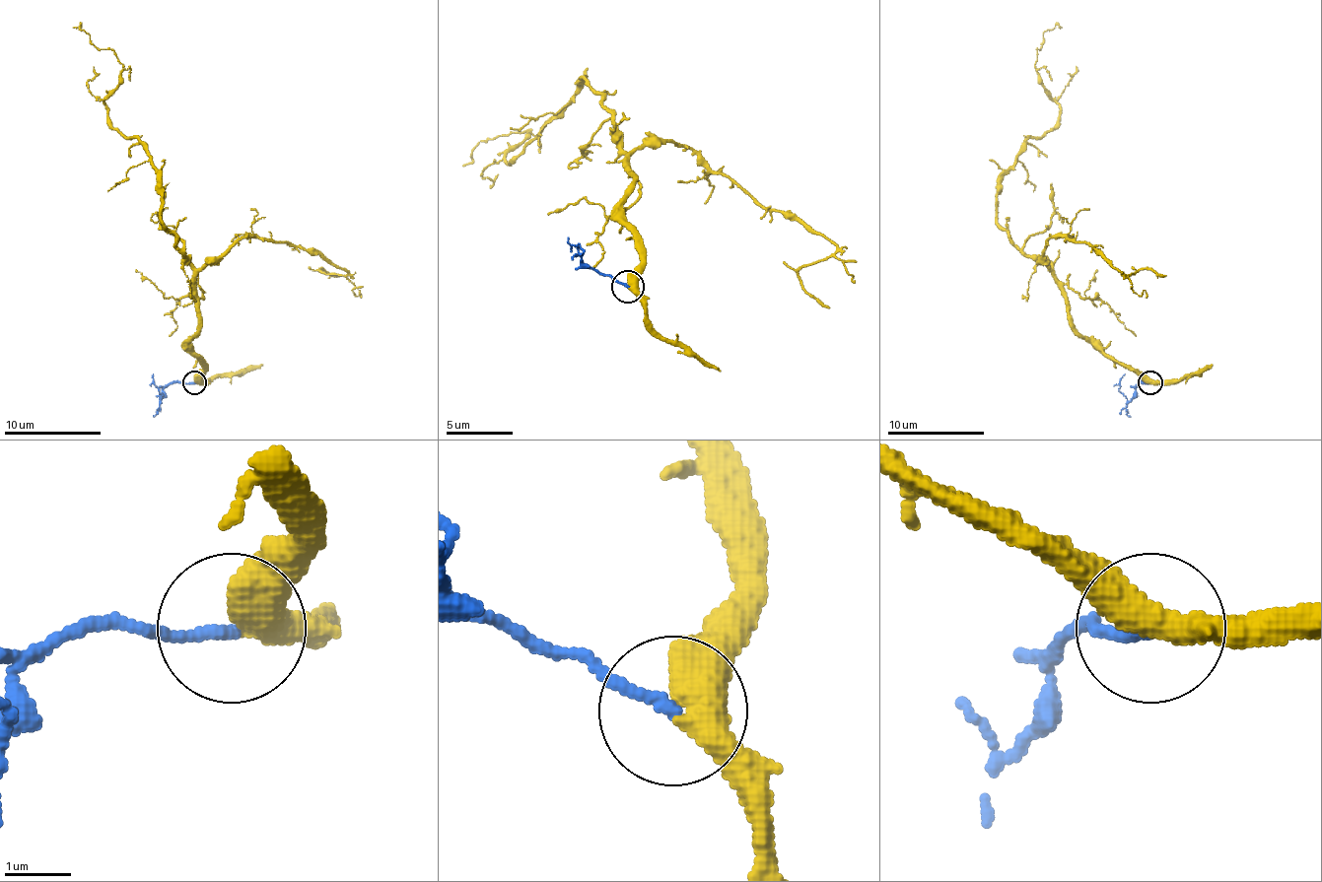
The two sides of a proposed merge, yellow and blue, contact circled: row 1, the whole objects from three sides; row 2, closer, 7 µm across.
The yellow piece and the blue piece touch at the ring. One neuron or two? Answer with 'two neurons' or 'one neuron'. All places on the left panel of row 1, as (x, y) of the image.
one neuron

